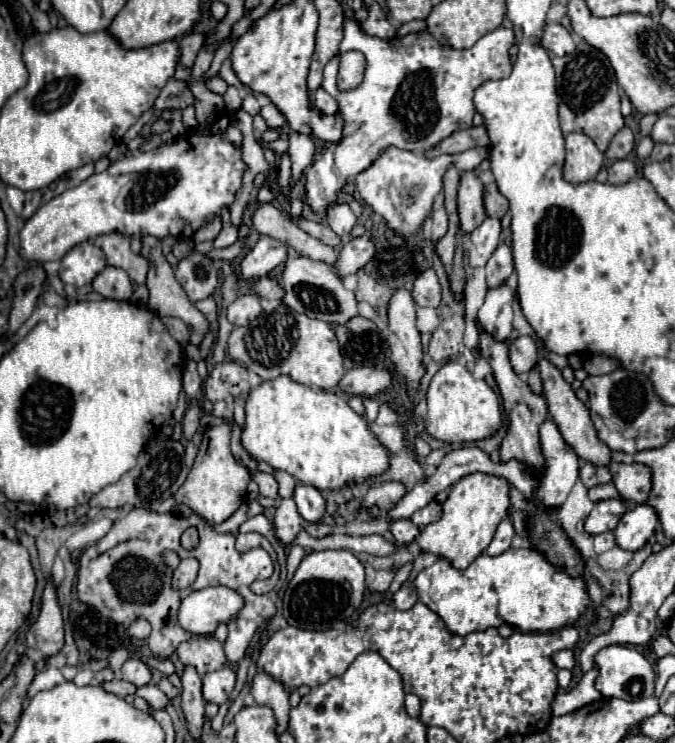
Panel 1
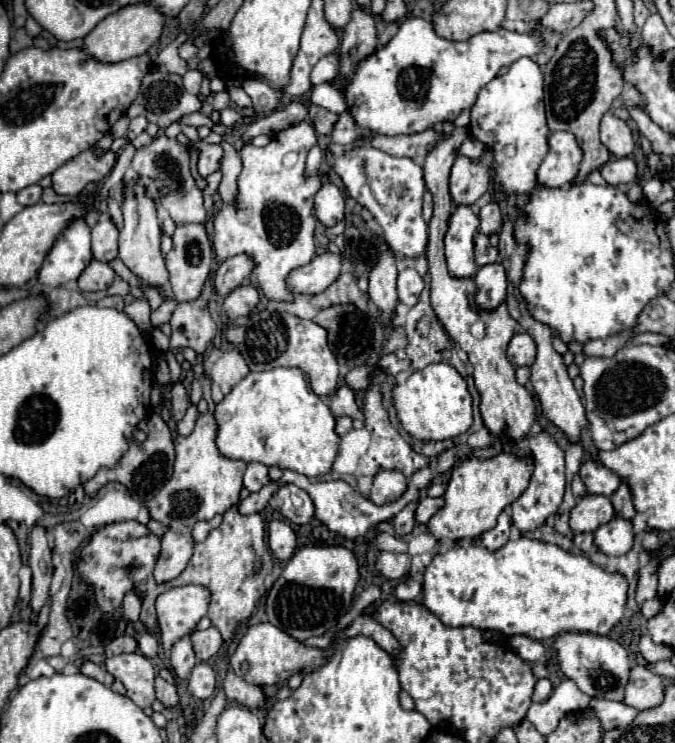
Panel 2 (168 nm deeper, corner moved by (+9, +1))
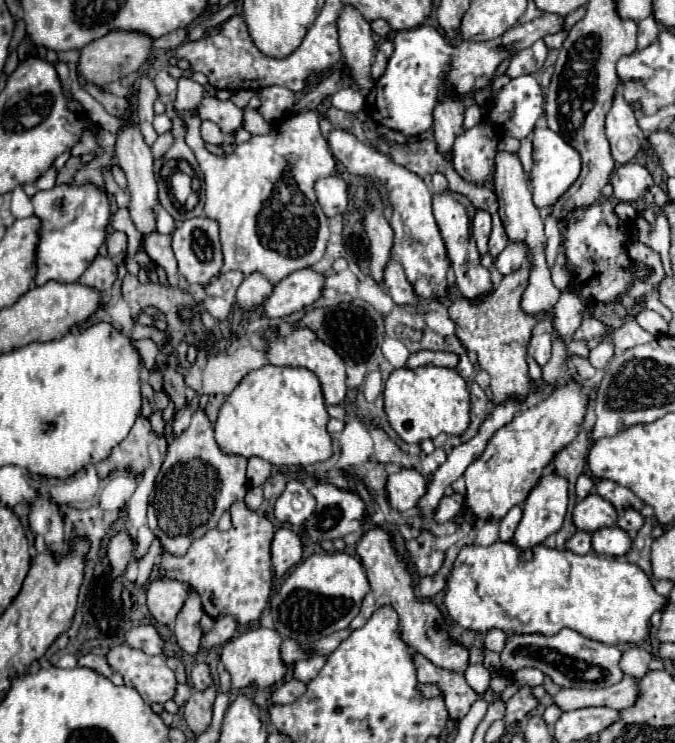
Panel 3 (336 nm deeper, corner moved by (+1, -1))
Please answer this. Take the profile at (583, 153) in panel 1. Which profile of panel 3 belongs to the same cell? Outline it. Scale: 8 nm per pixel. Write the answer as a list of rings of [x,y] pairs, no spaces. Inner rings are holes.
[[[534,128],[532,144],[534,144],[534,152],[532,152],[534,166],[528,174],[528,180],[530,180],[532,200],[534,200],[536,208],[544,210],[550,204],[554,204],[578,178],[578,174],[580,174],[580,154],[570,144],[566,144],[556,132],[552,132],[550,128]]]

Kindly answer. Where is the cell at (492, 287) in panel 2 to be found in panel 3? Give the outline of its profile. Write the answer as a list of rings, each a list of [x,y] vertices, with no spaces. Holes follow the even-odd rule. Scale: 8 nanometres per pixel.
[[[510,242],[504,248],[504,252],[494,260],[494,266],[502,274],[510,274],[516,268],[520,268],[520,264],[524,264],[526,254],[528,254],[528,246],[524,242]]]

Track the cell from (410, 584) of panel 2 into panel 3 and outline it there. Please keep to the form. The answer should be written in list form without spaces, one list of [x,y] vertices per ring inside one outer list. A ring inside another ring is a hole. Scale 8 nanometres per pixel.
[[[434,574],[434,576],[426,576],[422,578],[418,590],[420,590],[420,596],[424,598],[432,598],[434,594],[438,594],[444,586],[446,586],[446,580],[448,576],[446,574]]]

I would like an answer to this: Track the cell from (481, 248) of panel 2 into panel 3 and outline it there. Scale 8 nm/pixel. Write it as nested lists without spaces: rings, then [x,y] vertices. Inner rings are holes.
[[[476,210],[474,220],[472,220],[472,236],[478,244],[480,254],[488,252],[488,238],[490,238],[490,230],[492,230],[492,218],[488,212],[484,210]]]

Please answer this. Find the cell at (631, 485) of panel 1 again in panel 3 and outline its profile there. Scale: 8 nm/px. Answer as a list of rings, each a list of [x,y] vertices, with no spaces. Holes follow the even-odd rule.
[[[626,508],[626,510],[618,512],[618,526],[622,530],[626,530],[626,532],[628,530],[640,530],[642,524],[644,524],[644,518],[642,518],[640,512],[636,512],[632,508]]]

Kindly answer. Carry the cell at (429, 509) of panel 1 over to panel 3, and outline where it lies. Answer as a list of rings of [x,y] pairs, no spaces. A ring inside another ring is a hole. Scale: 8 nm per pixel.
[[[452,494],[452,496],[444,496],[440,500],[440,506],[436,510],[436,522],[448,522],[452,518],[456,518],[462,512],[464,506],[464,498],[460,494]]]

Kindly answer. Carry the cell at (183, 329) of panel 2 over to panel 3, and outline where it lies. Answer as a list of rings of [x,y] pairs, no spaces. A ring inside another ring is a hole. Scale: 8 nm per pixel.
[[[294,112],[270,124],[270,132],[264,136],[252,136],[248,142],[240,144],[232,156],[216,156],[204,148],[204,140],[200,136],[200,118],[186,116],[186,144],[194,150],[200,170],[206,180],[206,202],[204,212],[208,218],[218,220],[224,266],[222,272],[238,270],[244,276],[252,272],[264,274],[272,284],[278,284],[288,274],[310,268],[316,264],[326,250],[328,242],[328,218],[324,216],[316,196],[314,182],[320,176],[332,174],[336,168],[336,160],[328,148],[326,138],[320,132],[316,112]]]

